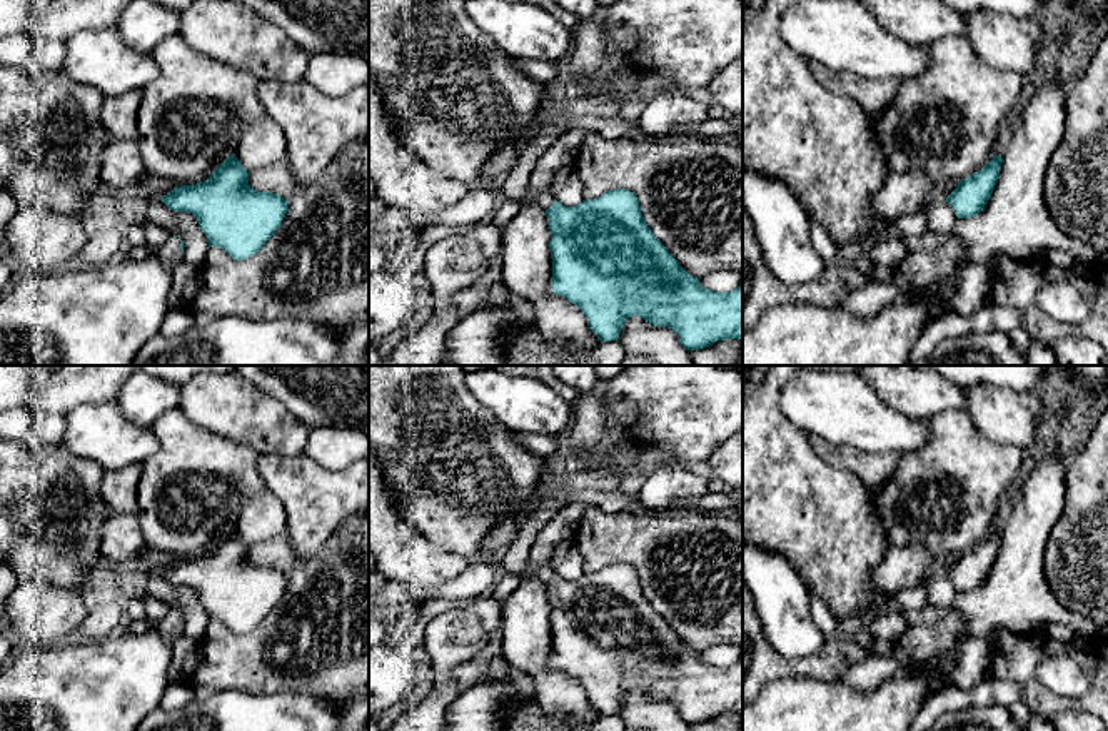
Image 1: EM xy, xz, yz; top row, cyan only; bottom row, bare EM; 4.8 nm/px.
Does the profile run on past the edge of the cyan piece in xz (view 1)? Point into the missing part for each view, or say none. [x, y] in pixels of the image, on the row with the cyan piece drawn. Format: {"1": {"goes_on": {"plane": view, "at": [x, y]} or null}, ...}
{"1": {"goes_on": {"plane": "xz", "at": [546, 199]}}}

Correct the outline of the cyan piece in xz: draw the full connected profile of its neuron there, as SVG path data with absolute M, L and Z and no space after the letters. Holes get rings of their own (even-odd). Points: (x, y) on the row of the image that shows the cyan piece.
M547 187L536 204L549 220L551 290L582 310L601 342L617 340L624 322L632 315L672 329L686 350L699 350L718 340L743 340L743 285L731 292L704 289L654 237L631 190L609 190L566 207Z

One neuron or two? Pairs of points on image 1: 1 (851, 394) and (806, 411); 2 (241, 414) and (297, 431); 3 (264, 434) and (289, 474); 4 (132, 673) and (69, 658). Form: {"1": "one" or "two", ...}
{"1": "one", "2": "one", "3": "two", "4": "one"}

